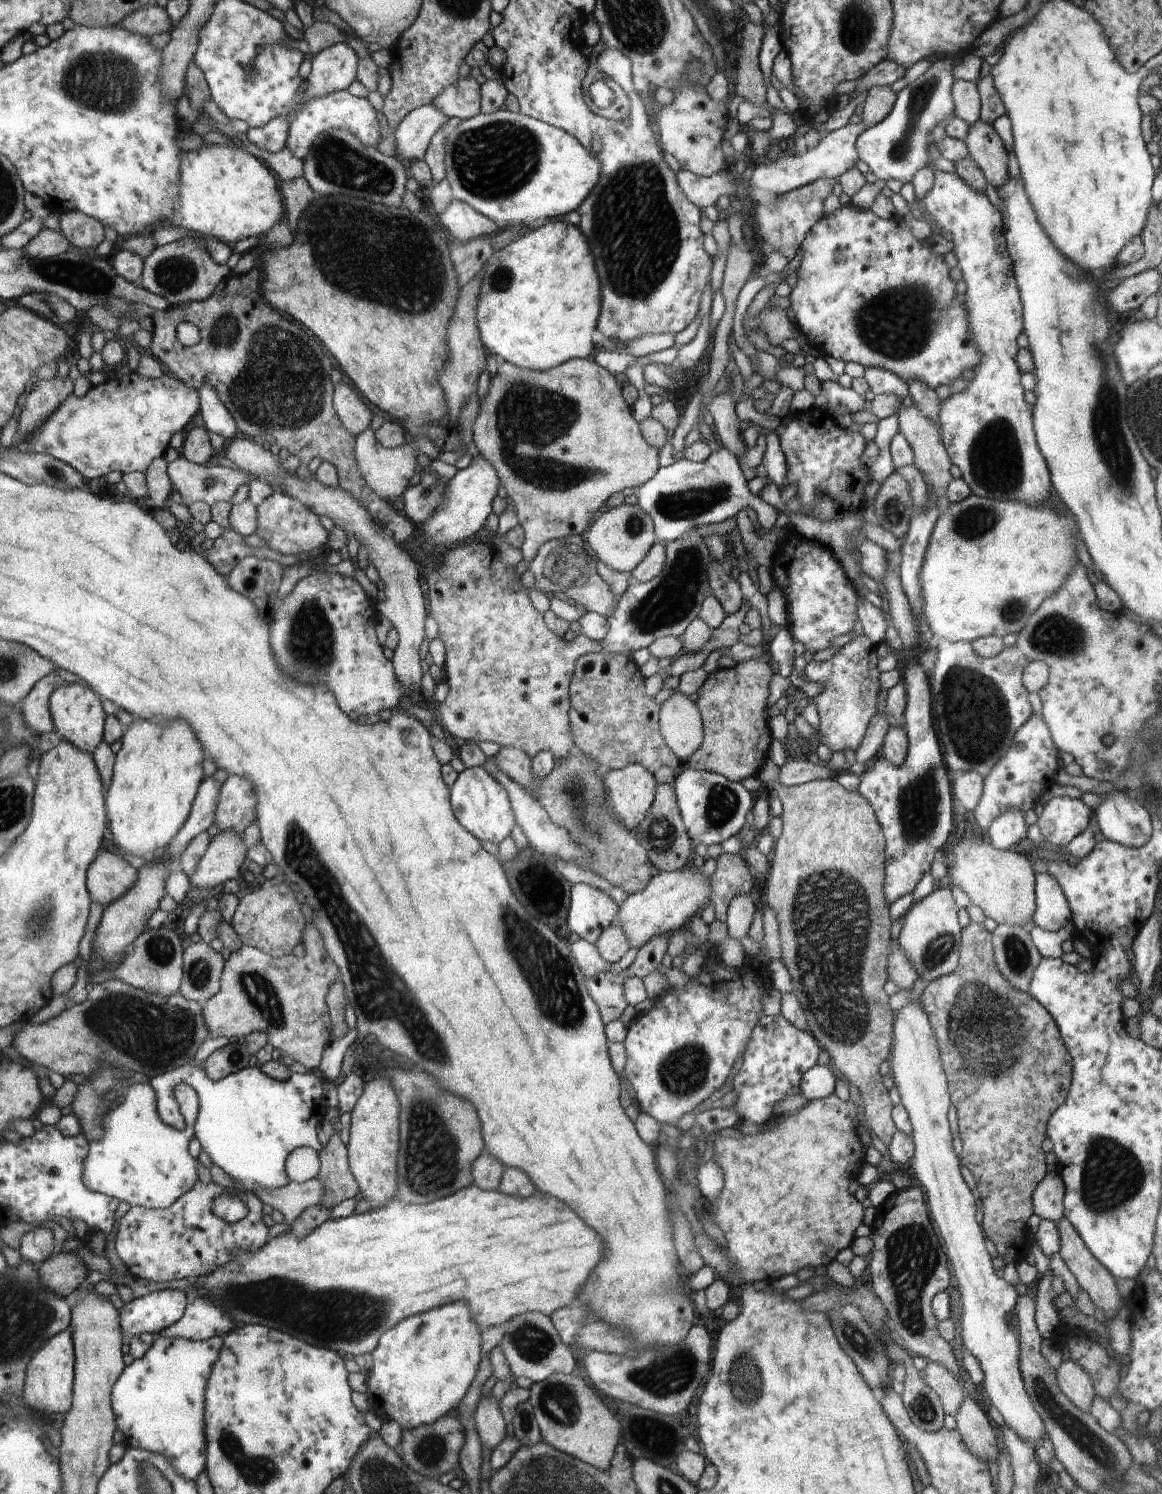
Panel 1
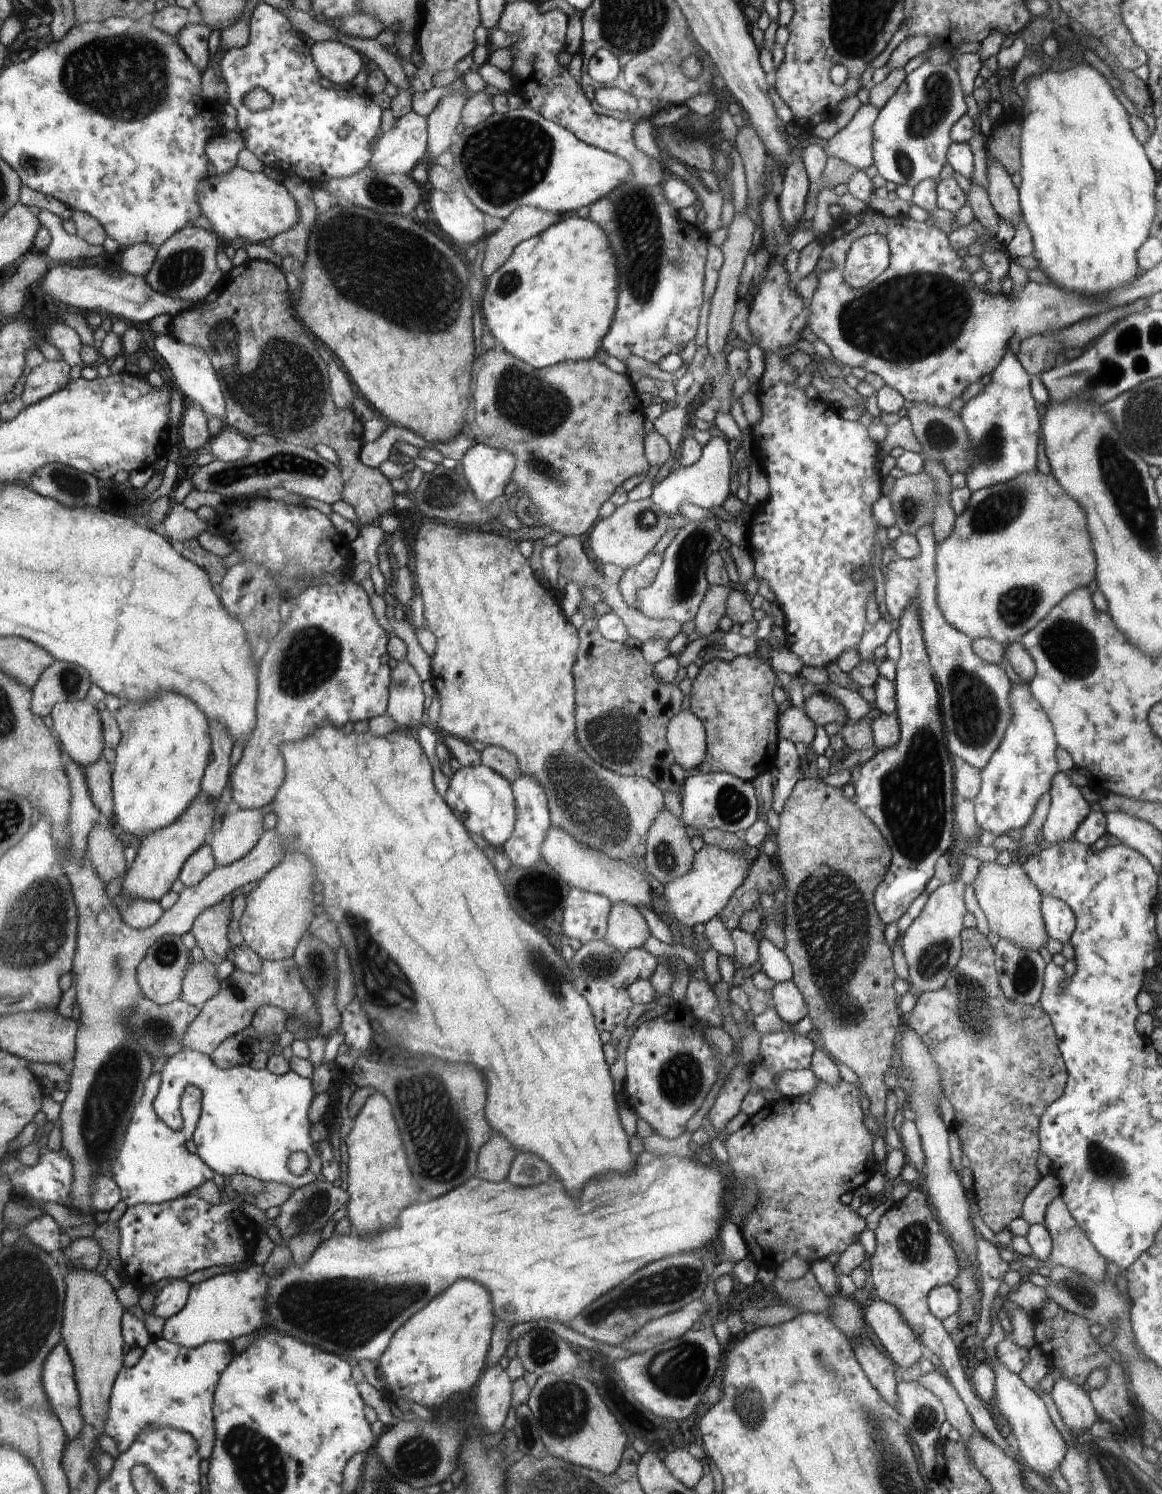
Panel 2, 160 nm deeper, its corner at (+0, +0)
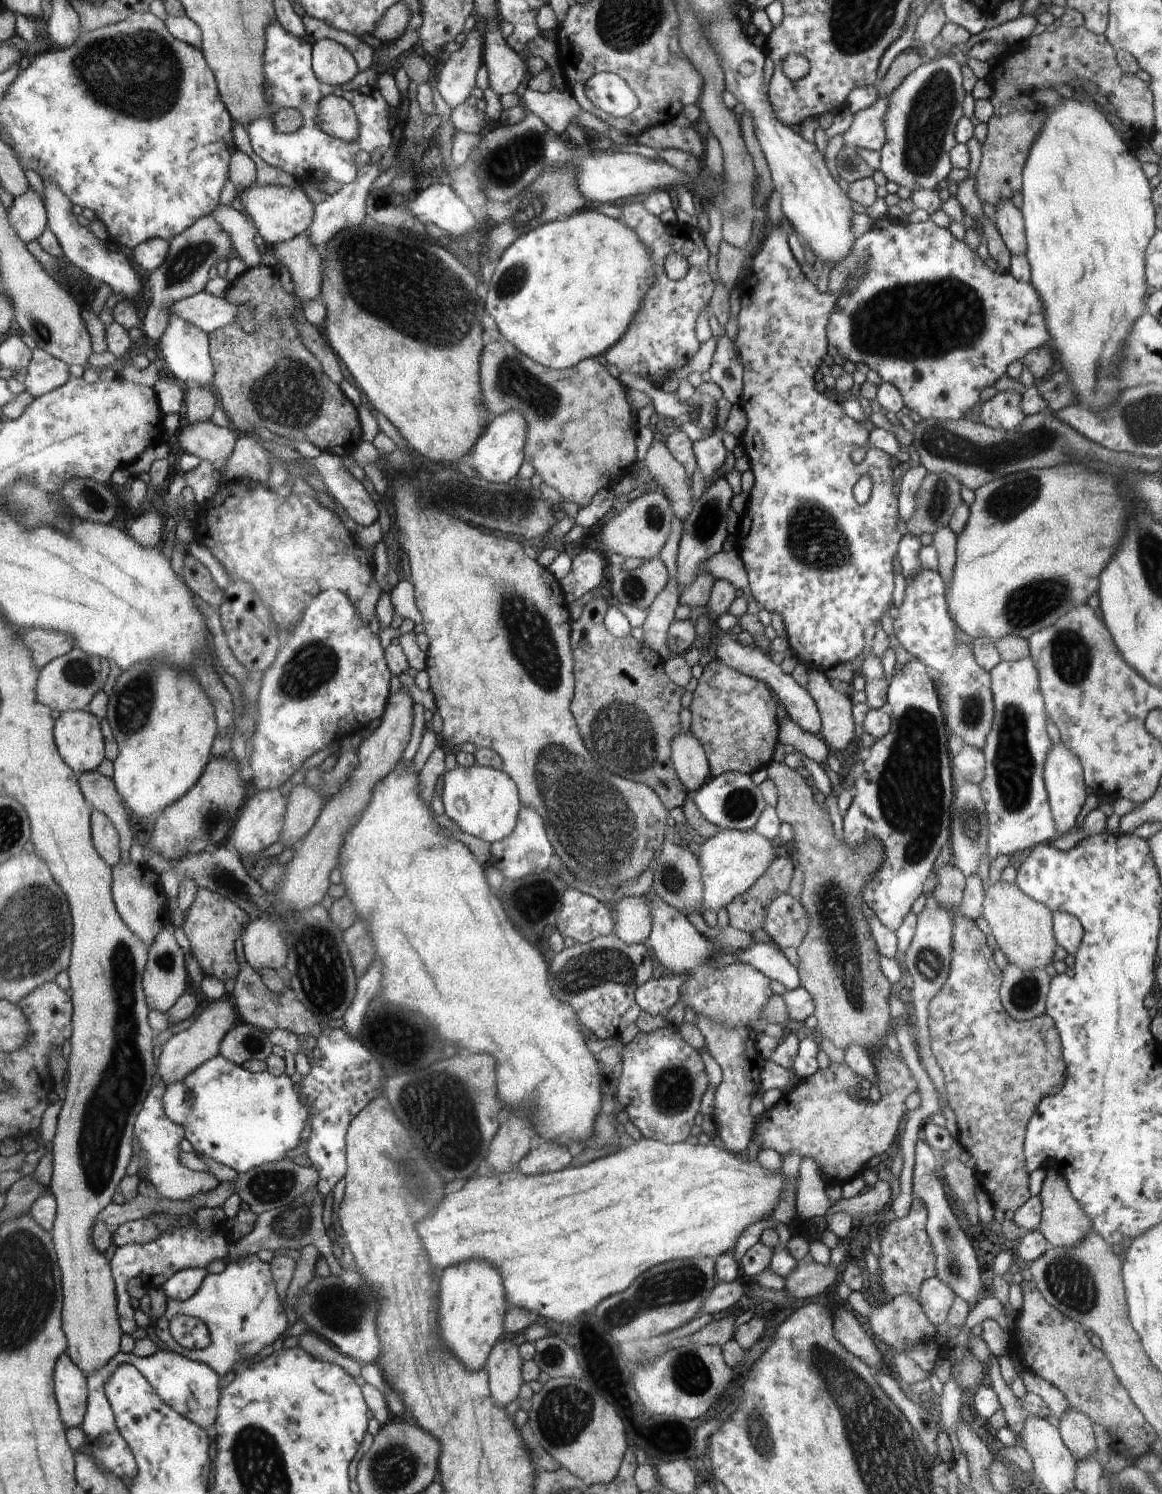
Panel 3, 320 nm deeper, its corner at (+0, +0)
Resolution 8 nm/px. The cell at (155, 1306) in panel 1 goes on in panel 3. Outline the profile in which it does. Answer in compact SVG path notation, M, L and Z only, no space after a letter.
M185 1268L173 1274L163 1285L162 1290L168 1298L183 1301L190 1298L202 1284L207 1268Z

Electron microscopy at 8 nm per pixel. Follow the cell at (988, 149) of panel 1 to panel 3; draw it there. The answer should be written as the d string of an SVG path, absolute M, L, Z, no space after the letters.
M1003 201L996 208L996 228L1011 254L1011 258L1027 251L1023 214L1012 201Z

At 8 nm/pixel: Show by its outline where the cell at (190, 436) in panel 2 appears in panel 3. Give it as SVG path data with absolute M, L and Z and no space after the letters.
M200 385L185 386L185 416L190 423L207 421L219 404L215 389Z

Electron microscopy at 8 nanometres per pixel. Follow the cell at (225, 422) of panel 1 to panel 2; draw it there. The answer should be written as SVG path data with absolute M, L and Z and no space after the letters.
M170 333L164 336L158 335L154 340L154 348L170 367L180 392L184 392L186 398L193 400L194 404L202 409L208 418L216 417L221 420L222 416L225 416L225 398L208 355L200 350L198 345L186 344Z

